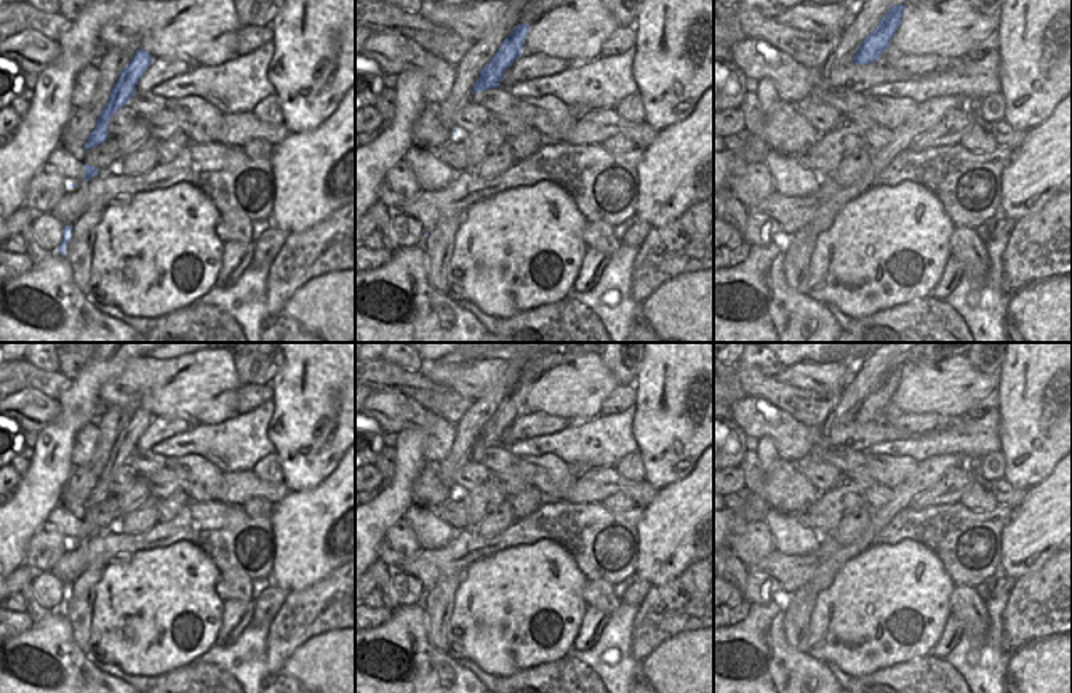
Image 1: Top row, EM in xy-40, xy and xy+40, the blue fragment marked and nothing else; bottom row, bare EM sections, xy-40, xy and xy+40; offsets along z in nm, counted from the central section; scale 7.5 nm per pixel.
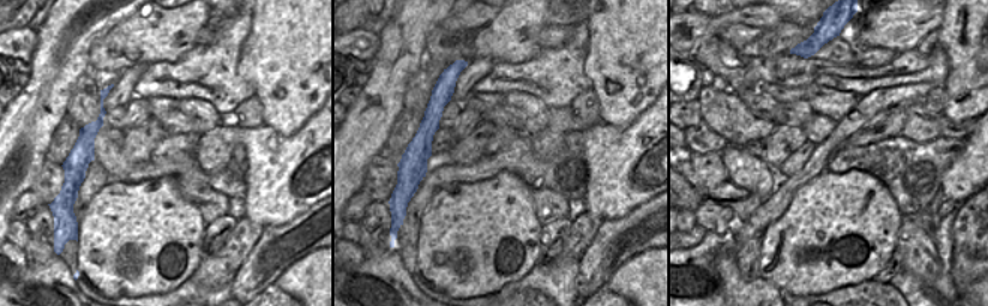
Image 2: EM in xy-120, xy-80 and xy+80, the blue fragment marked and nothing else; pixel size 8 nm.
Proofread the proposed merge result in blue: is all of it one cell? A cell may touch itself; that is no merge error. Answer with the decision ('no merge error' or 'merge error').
merge error

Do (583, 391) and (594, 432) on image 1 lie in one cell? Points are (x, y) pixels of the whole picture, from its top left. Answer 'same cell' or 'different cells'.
different cells

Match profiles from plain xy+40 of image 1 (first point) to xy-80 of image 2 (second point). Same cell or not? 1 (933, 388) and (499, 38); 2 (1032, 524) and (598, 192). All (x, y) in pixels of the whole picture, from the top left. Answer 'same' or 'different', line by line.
1: same
2: same

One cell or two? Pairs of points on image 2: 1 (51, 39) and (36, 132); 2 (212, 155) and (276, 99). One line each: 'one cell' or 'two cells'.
1: one cell
2: two cells

